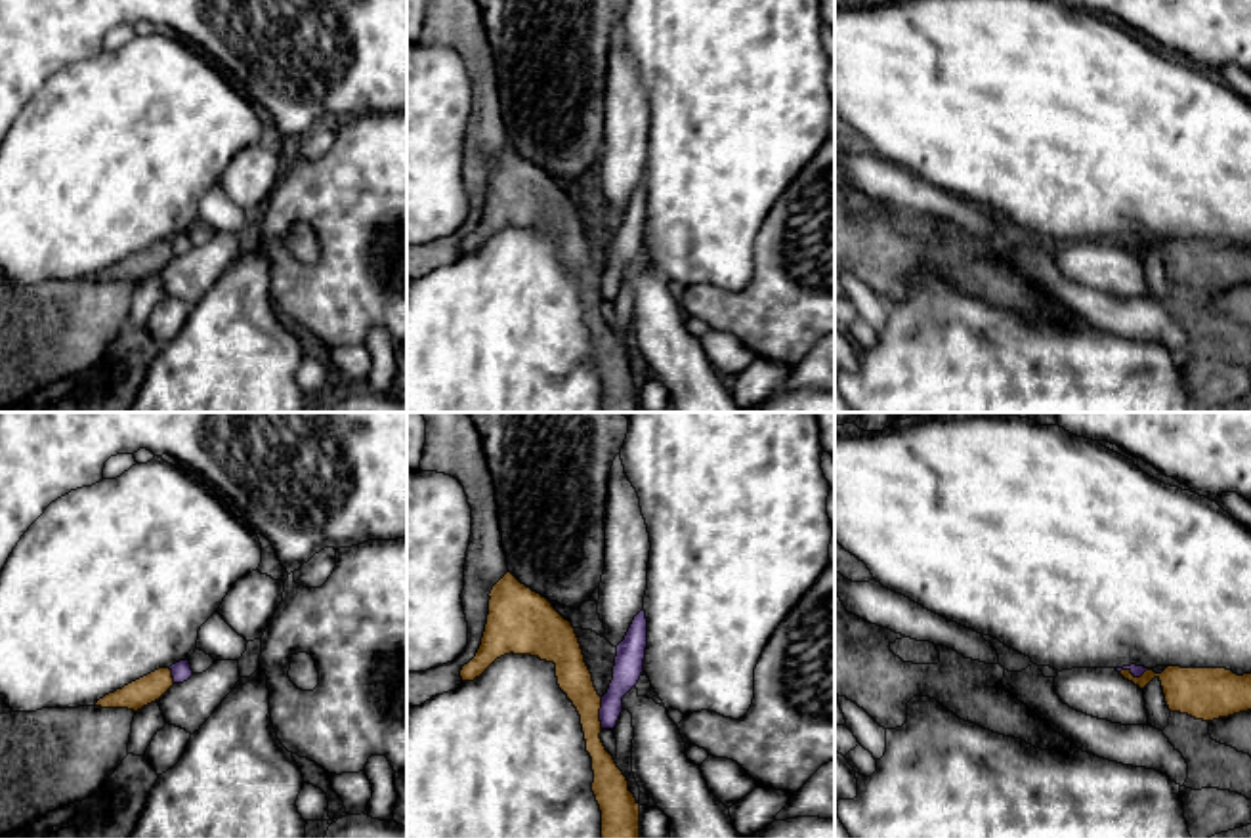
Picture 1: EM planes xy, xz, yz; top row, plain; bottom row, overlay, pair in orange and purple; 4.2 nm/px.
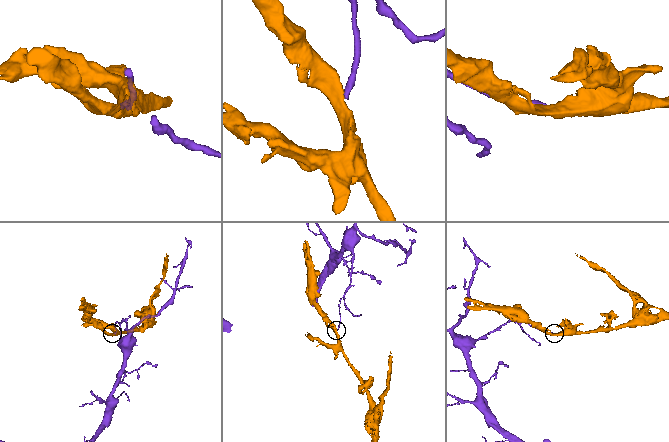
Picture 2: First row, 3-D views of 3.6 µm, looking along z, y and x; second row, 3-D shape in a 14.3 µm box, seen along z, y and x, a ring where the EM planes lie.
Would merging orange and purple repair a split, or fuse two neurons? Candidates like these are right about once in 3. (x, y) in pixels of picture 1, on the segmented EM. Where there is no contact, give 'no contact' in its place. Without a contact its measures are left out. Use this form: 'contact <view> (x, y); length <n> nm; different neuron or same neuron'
contact xz (598, 712); length 140 nm; different neuron

